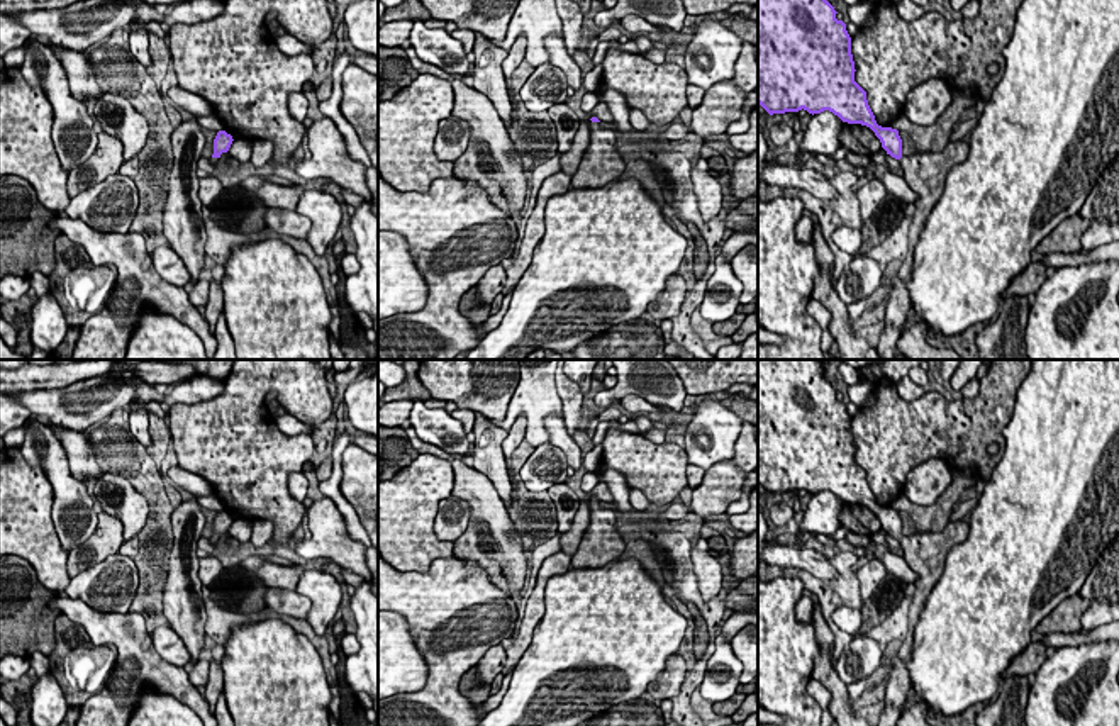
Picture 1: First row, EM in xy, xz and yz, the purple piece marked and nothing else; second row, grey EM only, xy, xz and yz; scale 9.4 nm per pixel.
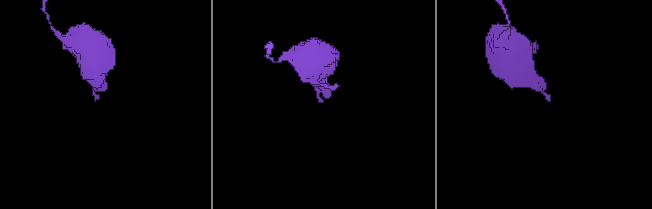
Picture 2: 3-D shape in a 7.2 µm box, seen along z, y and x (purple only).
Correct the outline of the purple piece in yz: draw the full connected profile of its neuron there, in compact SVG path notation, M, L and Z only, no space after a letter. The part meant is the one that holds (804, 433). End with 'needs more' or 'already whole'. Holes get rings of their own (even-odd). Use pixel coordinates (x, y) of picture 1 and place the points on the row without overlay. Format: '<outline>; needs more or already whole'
M758 360L758 483L770 494L785 494L785 492L799 492L799 490L807 490L809 494L821 494L824 490L829 490L832 492L834 495L838 495L843 502L848 502L848 504L861 504L861 505L866 505L870 507L875 516L880 519L882 522L882 528L887 531L887 534L890 534L892 538L895 538L899 543L900 543L900 548L904 551L904 560L907 561L907 565L919 575L917 582L914 584L916 585L916 592L912 595L912 602L910 602L910 607L909 607L909 631L907 631L907 636L905 639L902 641L902 646L900 650L897 651L897 655L894 656L892 660L892 673L888 677L888 682L887 682L887 687L885 687L885 707L882 709L882 718L880 718L880 723L878 726L895 726L897 724L897 719L899 716L902 714L902 709L904 709L904 704L905 704L905 697L912 687L912 682L910 682L910 673L909 673L909 668L907 668L907 663L912 660L912 646L914 646L914 629L916 629L916 624L919 621L919 616L926 606L926 600L932 590L932 587L936 585L936 582L939 580L939 577L943 575L943 570L944 570L944 561L946 561L946 556L948 553L951 551L951 548L955 544L960 544L966 539L968 533L970 533L970 524L968 522L963 522L963 521L955 521L955 522L948 522L944 526L943 531L936 531L936 533L912 533L909 536L904 536L902 534L902 519L899 516L899 511L897 509L892 509L892 507L882 507L877 504L875 500L875 495L868 485L868 480L866 480L866 472L855 461L855 441L853 441L853 434L851 434L851 417L846 410L846 404L843 400L838 400L836 399L836 390L834 387L826 380L824 377L824 365L827 361L843 361L843 360Z; needs more

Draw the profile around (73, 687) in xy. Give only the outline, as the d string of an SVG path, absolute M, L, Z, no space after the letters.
M64 614L56 617L54 636L49 672L68 706L81 706L105 687L117 662L117 651L107 645L93 645L85 628L71 623Z

